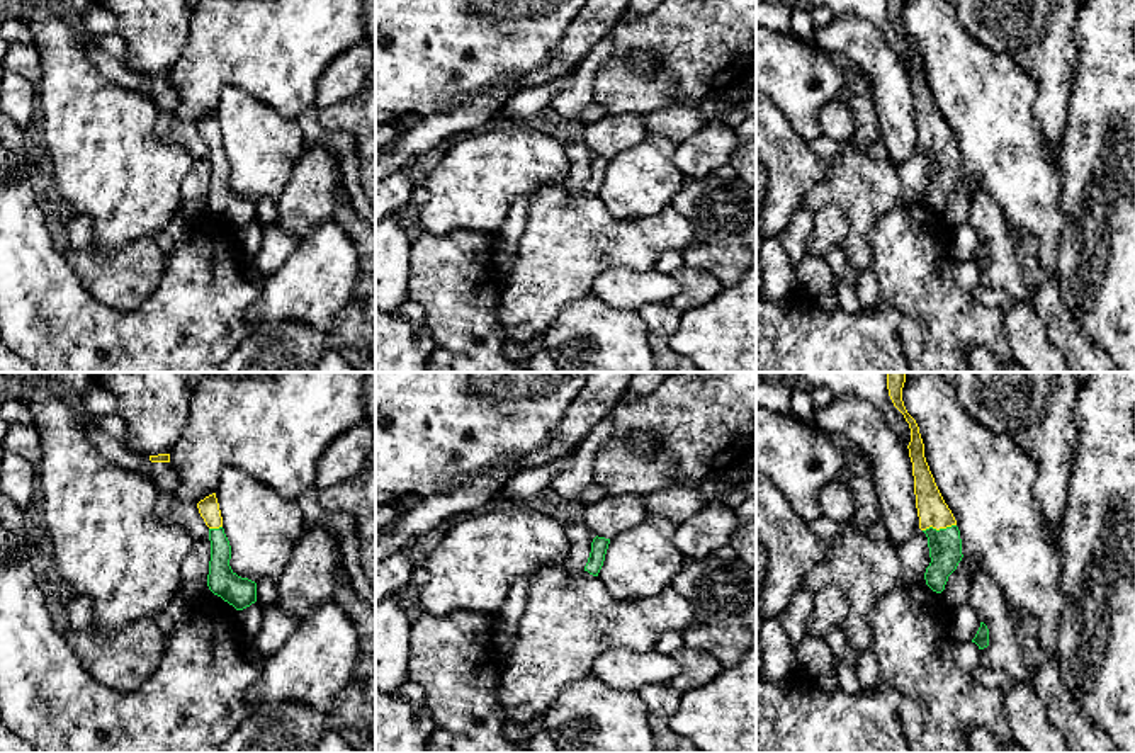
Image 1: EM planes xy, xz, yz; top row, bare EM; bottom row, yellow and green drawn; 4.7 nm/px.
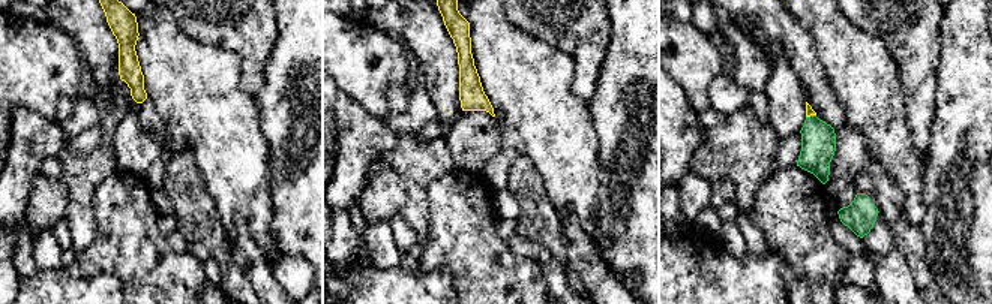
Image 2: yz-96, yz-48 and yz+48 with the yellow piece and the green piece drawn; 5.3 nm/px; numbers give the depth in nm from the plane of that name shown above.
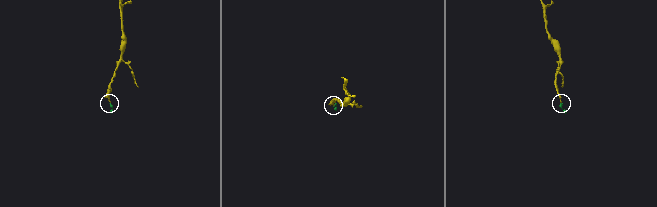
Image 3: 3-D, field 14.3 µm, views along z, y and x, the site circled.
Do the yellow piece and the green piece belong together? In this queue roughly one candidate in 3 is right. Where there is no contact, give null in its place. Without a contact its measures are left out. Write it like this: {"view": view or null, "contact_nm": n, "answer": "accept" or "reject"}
{"view": "yz", "contact_nm": 160, "answer": "accept"}

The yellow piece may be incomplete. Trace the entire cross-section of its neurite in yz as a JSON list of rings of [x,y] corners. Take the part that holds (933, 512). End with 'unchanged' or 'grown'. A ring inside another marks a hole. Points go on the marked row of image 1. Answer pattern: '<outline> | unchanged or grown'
[[[887,372],[887,389],[894,406],[904,415],[911,428],[911,442],[907,445],[912,462],[916,508],[919,529],[928,537],[931,563],[926,568],[926,585],[941,593],[948,576],[962,561],[962,539],[957,520],[945,503],[929,466],[924,457],[924,444],[916,420],[907,413],[902,401],[902,388],[906,372]]] | grown

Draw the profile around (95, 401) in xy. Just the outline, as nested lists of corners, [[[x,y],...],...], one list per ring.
[[[92,386],[82,398],[80,398],[80,410],[87,413],[87,416],[97,415],[117,415],[117,398],[105,391],[100,386]]]

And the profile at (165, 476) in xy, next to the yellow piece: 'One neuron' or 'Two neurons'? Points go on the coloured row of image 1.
One neuron

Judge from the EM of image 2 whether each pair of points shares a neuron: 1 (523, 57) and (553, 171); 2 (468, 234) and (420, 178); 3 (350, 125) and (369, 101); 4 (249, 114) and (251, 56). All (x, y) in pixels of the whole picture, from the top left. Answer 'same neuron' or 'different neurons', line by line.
1: same neuron
2: different neurons
3: different neurons
4: different neurons

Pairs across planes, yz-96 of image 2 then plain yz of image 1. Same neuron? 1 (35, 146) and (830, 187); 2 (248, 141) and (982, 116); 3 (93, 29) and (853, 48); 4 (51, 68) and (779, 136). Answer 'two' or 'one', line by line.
1: two
2: one
3: one
4: two

